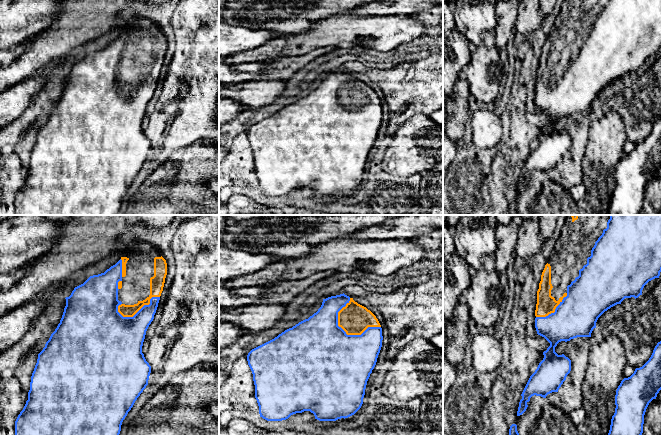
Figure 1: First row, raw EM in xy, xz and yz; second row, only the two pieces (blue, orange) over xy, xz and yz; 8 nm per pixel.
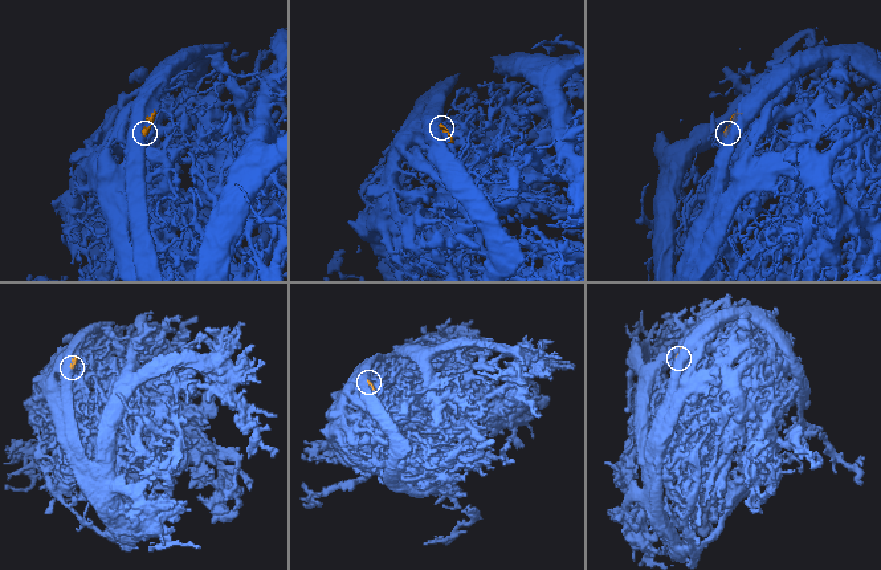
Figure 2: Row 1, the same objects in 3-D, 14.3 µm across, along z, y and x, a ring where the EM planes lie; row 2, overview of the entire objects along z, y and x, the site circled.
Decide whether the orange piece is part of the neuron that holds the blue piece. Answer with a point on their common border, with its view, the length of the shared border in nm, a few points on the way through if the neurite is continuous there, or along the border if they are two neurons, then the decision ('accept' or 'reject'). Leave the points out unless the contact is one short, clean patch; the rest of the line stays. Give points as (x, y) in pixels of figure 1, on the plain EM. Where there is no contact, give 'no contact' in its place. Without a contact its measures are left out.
xz (353, 111) | 380 nm | accept

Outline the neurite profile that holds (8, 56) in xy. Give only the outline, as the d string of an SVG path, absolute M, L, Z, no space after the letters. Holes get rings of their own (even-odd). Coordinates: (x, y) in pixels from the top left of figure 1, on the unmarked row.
M32 37L10 48L0 50L0 70L12 65L33 44Z

